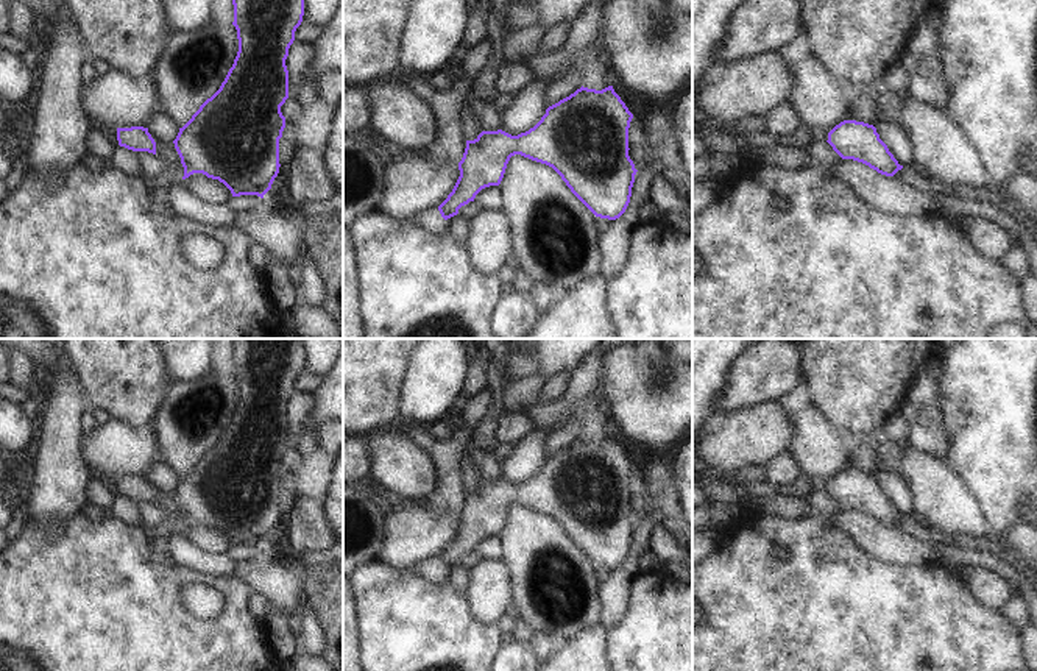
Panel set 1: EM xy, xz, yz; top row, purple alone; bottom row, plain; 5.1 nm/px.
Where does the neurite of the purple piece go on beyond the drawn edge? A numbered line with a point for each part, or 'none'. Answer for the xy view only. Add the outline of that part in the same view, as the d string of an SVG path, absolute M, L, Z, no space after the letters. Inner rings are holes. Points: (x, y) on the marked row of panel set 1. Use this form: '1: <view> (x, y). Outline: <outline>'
none

